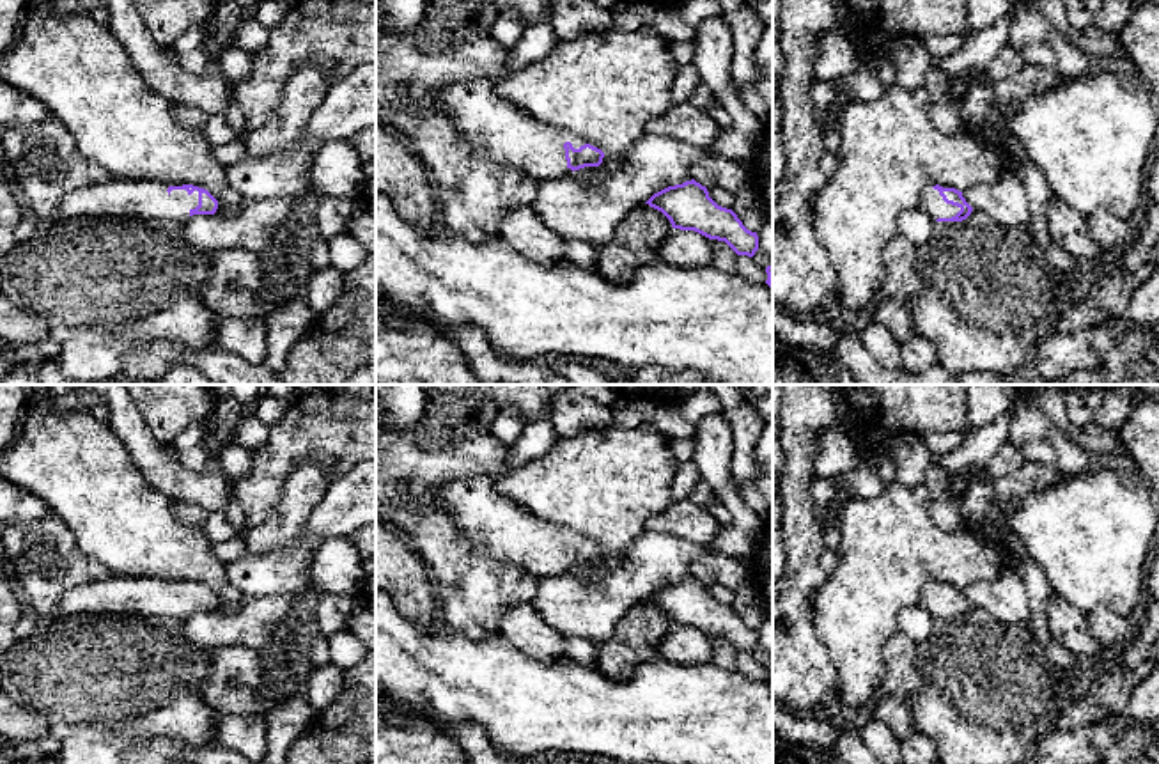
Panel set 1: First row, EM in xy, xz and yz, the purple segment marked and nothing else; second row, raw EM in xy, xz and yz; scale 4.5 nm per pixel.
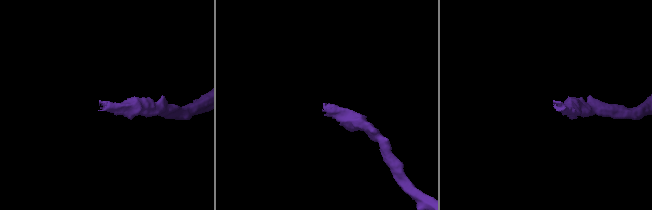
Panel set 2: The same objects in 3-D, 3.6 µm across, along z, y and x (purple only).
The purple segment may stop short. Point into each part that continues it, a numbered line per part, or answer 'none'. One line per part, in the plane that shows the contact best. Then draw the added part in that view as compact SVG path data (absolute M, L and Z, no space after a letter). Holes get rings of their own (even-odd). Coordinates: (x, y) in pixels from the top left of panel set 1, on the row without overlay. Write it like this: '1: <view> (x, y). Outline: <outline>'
1: xy (116, 596). Outline: M112 574L67 590L53 619L89 613L99 617L183 619L198 603L198 589L195 587L190 592L181 583L177 580Z

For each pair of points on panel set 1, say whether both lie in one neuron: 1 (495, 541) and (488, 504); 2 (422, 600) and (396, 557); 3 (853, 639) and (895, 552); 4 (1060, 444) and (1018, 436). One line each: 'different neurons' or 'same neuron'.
1: same neuron
2: same neuron
3: same neuron
4: same neuron

